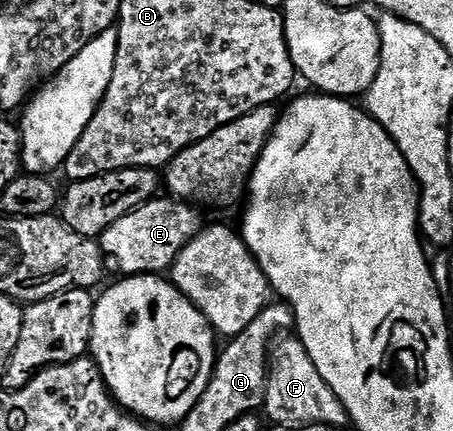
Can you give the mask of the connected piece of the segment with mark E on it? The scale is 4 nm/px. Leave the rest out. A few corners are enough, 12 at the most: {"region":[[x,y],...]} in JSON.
{"region":[[155,196],[102,233],[107,271],[161,275],[201,232],[191,203]]}

